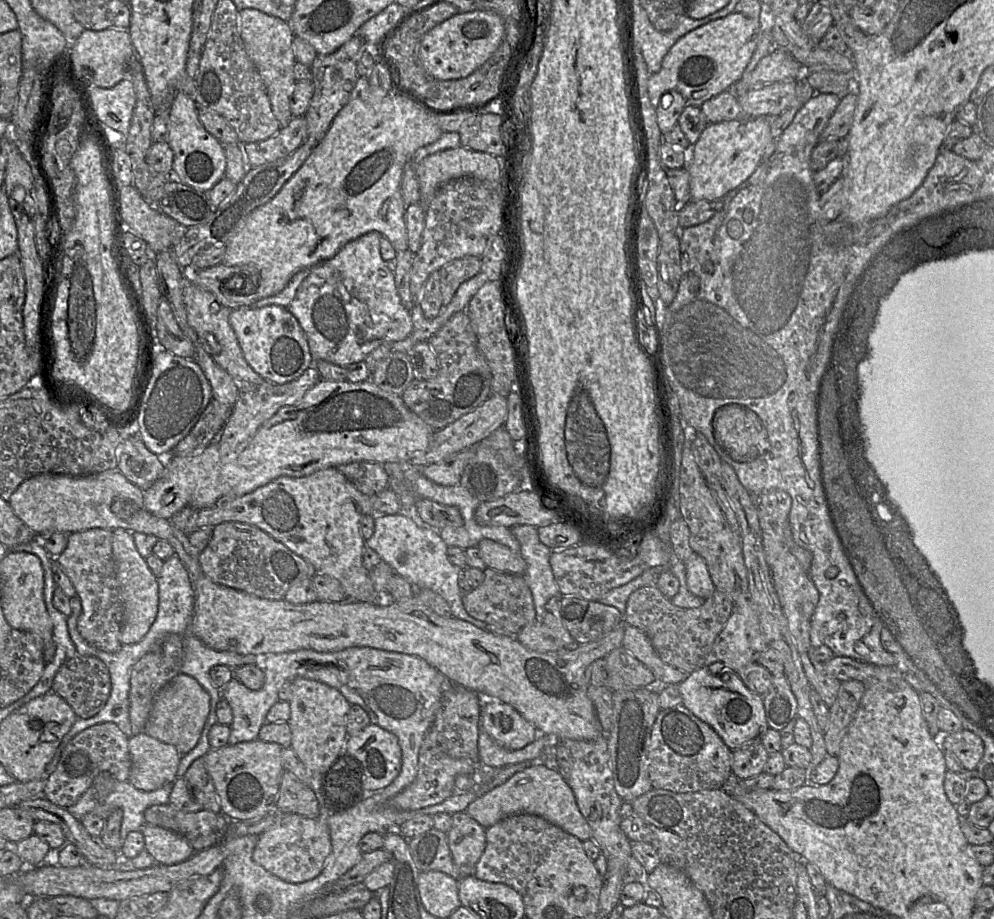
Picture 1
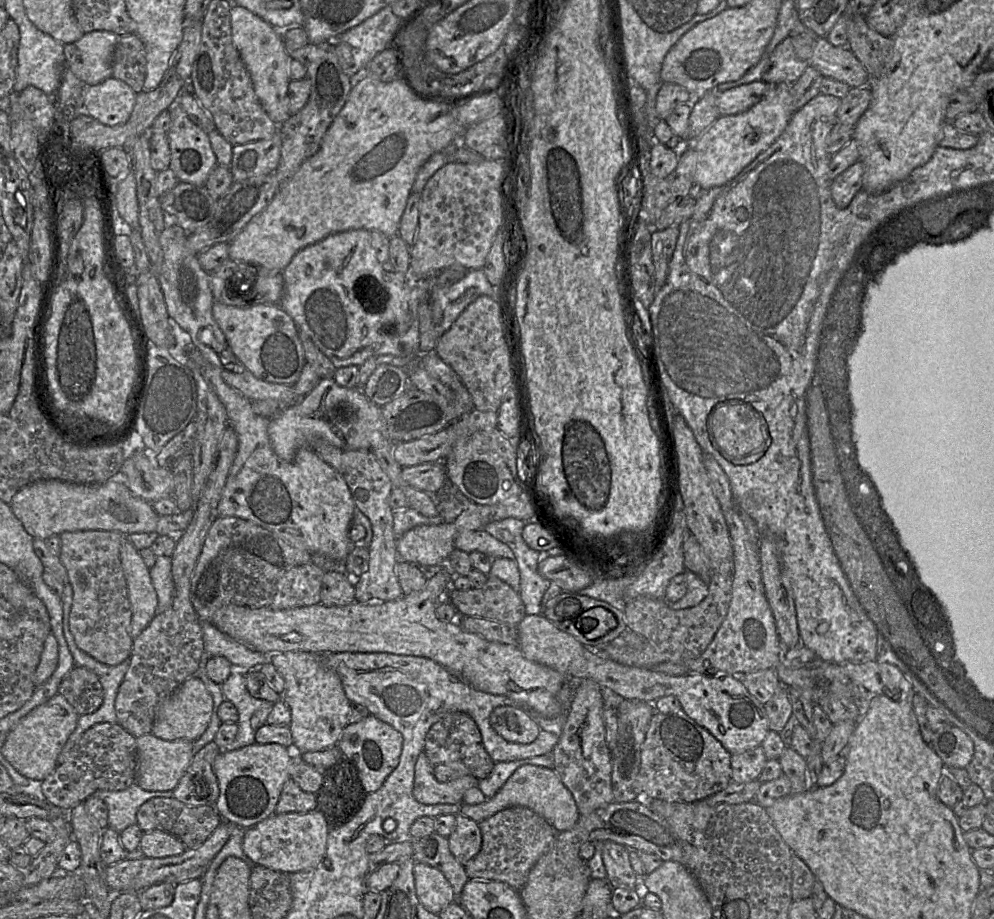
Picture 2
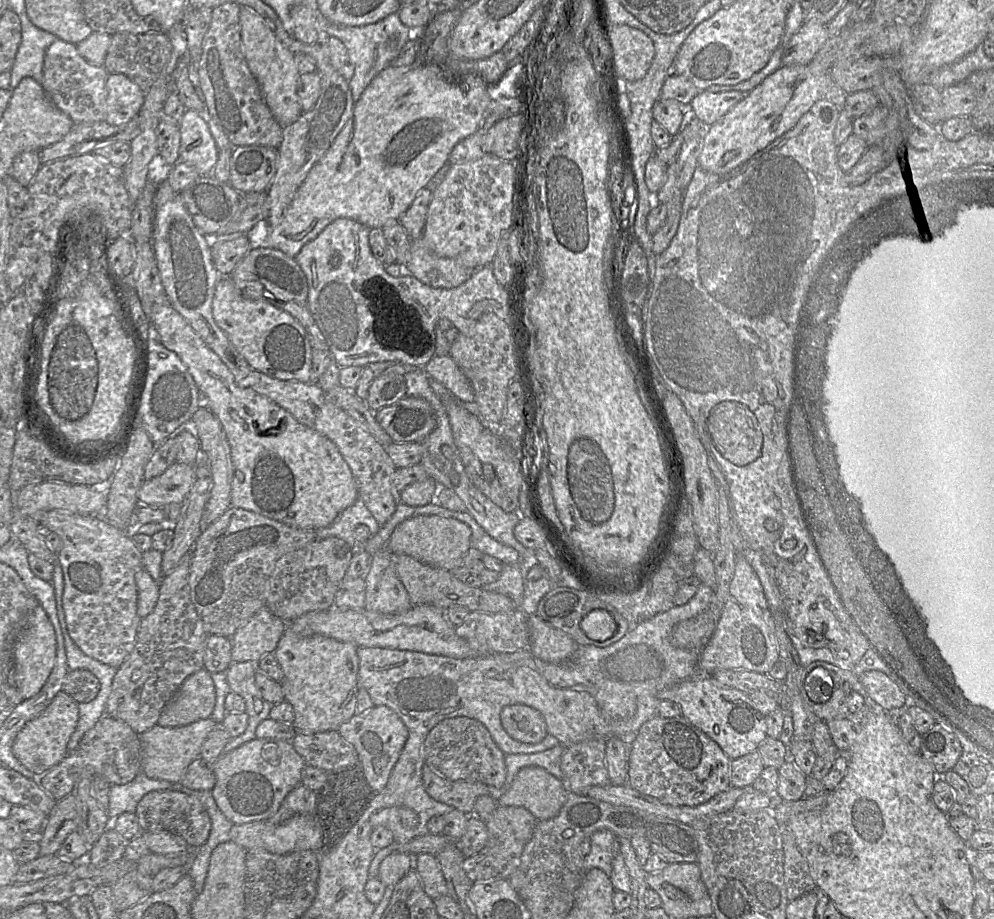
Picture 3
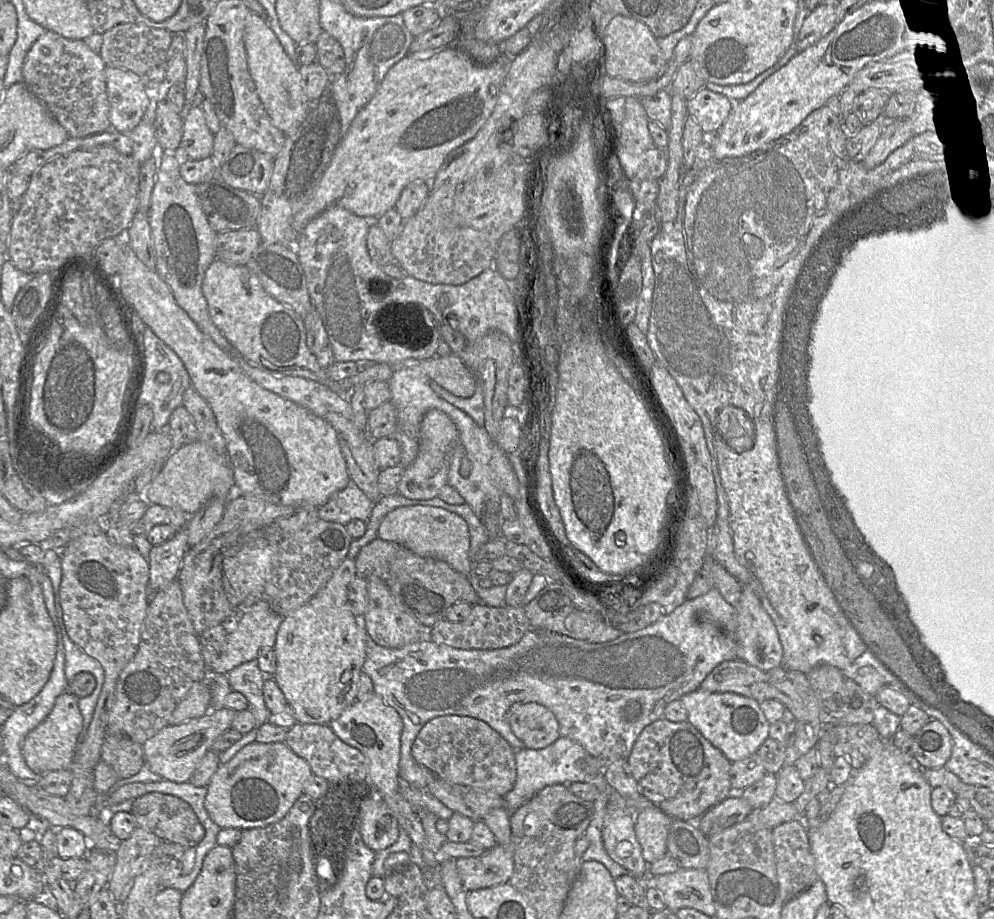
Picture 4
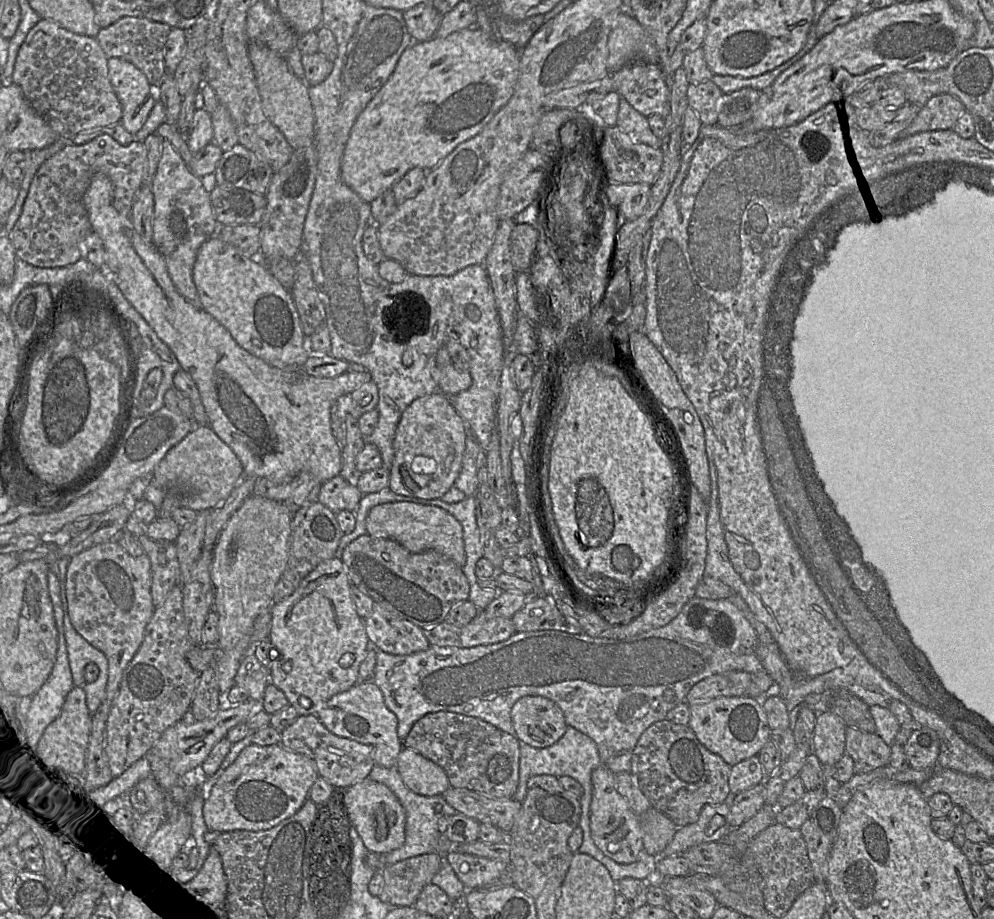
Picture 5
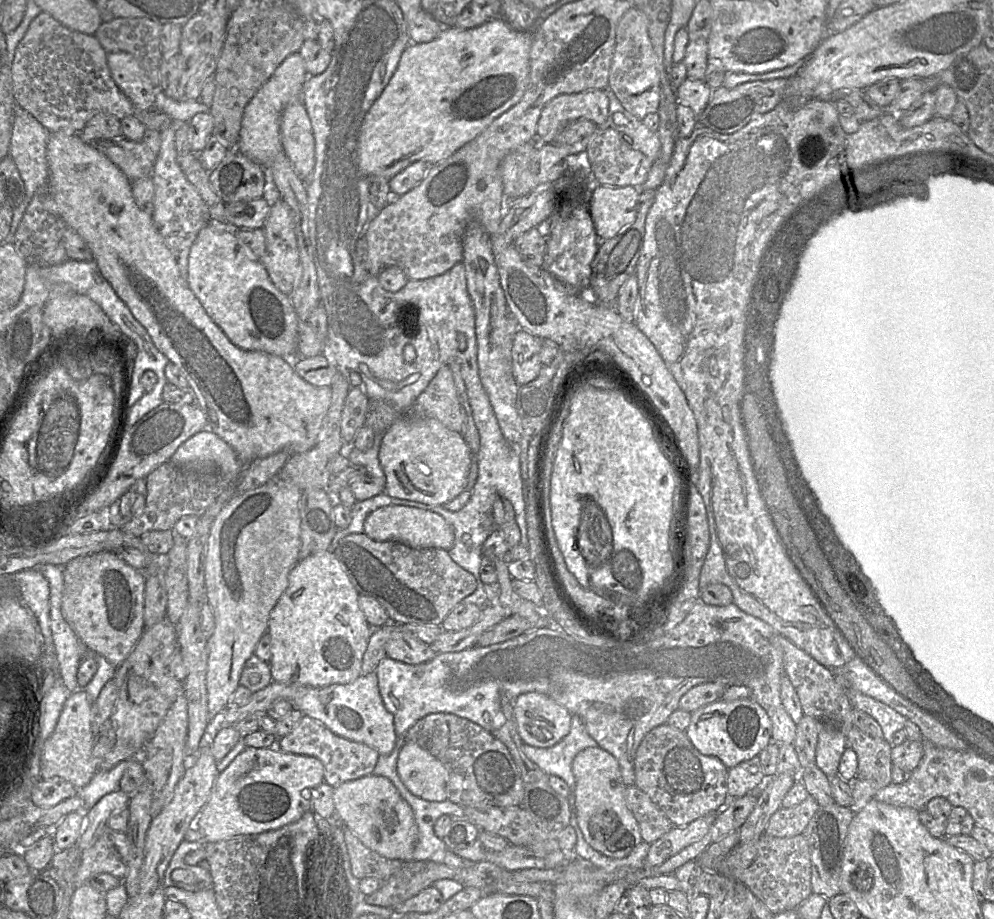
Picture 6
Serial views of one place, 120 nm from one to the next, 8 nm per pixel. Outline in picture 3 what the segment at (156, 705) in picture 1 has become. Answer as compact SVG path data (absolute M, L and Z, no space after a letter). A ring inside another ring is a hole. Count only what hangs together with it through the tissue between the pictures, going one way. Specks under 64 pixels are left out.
M204 668L188 676L162 710L157 725L181 727L210 718L216 692L210 673Z

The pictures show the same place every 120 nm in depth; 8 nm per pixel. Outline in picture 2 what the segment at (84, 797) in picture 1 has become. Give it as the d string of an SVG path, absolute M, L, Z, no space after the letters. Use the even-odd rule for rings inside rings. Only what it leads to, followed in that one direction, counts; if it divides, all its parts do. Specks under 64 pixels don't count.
M134 783L124 790L97 790L93 795L103 800L108 807L108 827L120 834L128 826L137 824L137 812L142 804L155 797L173 797L173 791L146 791Z

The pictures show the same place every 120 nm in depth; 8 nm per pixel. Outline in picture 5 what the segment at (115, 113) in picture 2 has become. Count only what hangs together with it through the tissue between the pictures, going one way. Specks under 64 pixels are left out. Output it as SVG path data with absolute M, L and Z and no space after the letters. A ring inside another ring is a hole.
M111 57L107 60L111 85L122 106L123 127L135 135L145 124L156 103L145 74L131 62Z

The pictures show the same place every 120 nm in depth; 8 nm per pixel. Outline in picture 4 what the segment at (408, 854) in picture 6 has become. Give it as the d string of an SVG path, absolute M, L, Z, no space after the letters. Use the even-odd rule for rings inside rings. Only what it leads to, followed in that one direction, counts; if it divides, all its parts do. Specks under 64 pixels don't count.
M376 794L370 795L362 802L359 825L363 842L374 852L390 847L399 837L396 817Z

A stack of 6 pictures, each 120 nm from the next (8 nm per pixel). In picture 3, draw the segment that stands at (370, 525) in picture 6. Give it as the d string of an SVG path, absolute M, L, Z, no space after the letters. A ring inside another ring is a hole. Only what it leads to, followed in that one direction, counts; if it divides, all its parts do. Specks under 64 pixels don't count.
M417 515L395 527L387 542L387 549L393 554L409 555L425 564L450 571L472 547L471 536L471 528L460 520L438 515Z

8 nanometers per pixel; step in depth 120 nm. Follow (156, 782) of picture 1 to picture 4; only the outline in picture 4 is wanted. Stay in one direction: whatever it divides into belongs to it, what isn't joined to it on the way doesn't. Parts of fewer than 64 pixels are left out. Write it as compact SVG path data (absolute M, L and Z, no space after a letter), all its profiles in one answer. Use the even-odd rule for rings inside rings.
M227 707L210 710L206 715L178 725L168 725L143 744L144 763L166 780L175 783L188 782L215 739L231 728L235 713Z

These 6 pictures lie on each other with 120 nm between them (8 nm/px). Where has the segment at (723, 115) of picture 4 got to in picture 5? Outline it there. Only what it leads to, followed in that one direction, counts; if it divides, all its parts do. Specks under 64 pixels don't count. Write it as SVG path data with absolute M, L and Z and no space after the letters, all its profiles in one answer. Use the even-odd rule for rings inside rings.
M712 82L689 84L688 106L695 110L702 125L717 125L717 100L722 91Z

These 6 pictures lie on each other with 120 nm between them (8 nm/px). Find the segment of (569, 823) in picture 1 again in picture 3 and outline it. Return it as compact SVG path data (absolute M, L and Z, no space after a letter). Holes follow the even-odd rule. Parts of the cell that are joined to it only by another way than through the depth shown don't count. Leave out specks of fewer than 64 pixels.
M536 766L522 768L516 775L510 789L497 802L498 806L523 807L531 812L538 821L555 817L566 802L569 790L564 781Z

